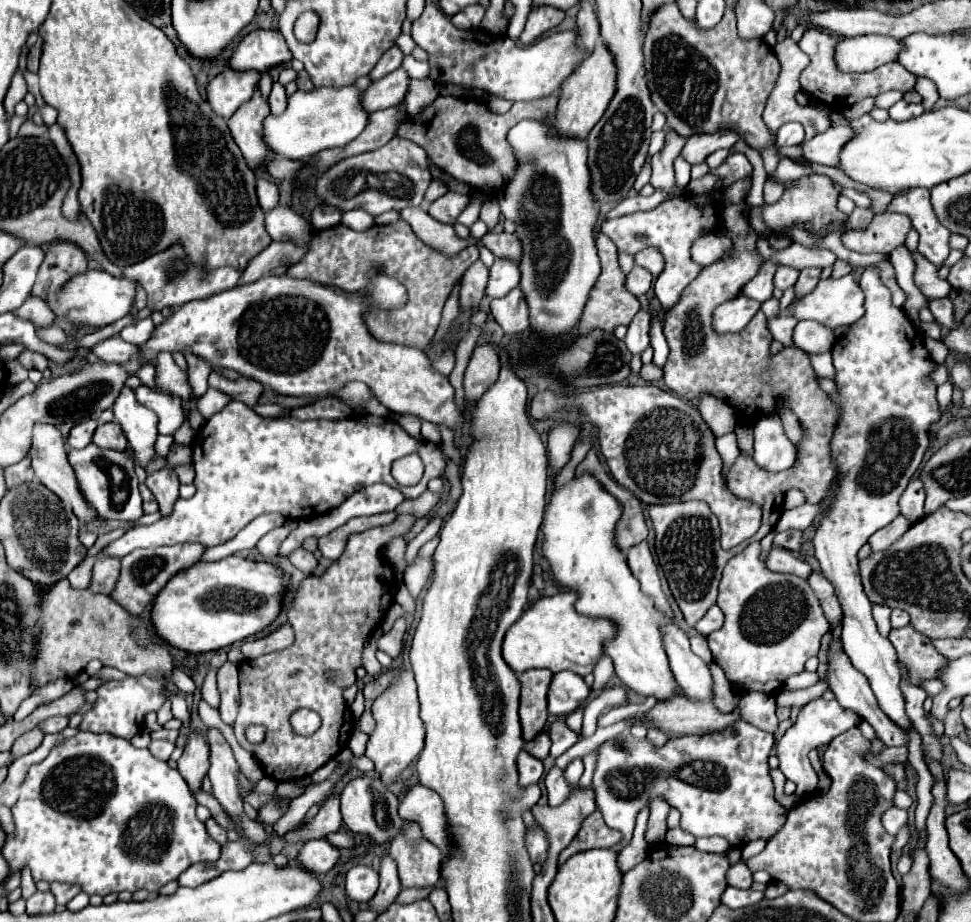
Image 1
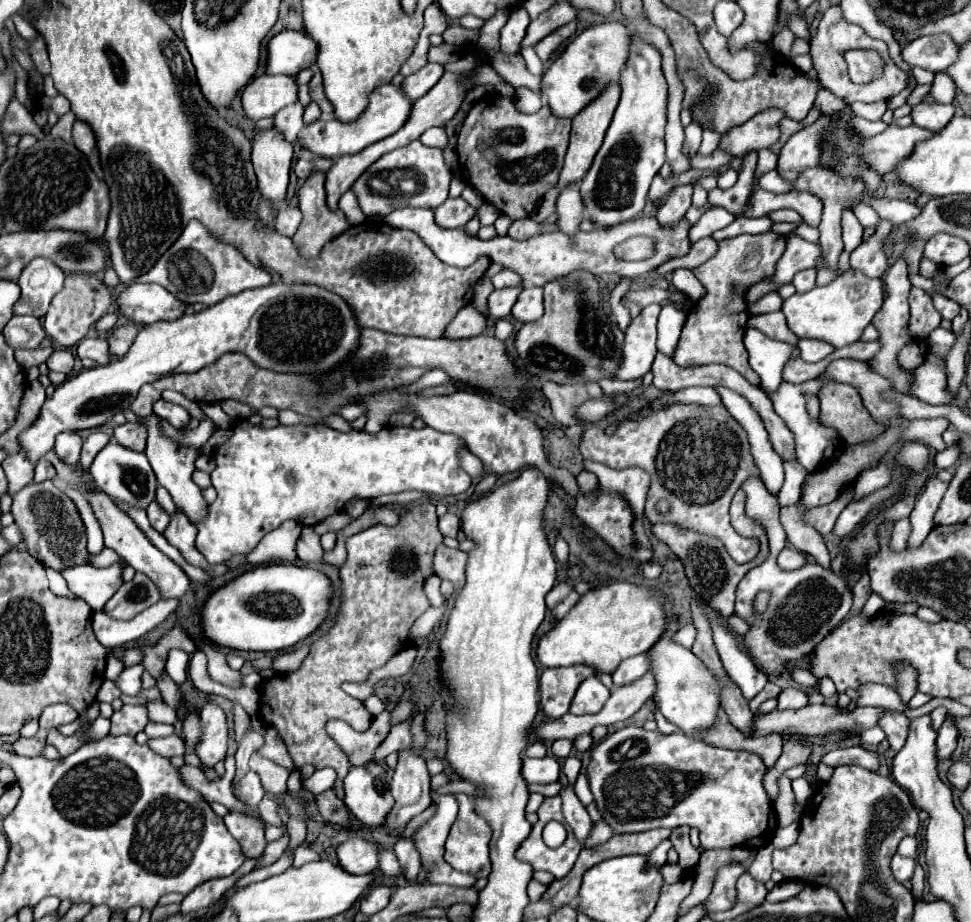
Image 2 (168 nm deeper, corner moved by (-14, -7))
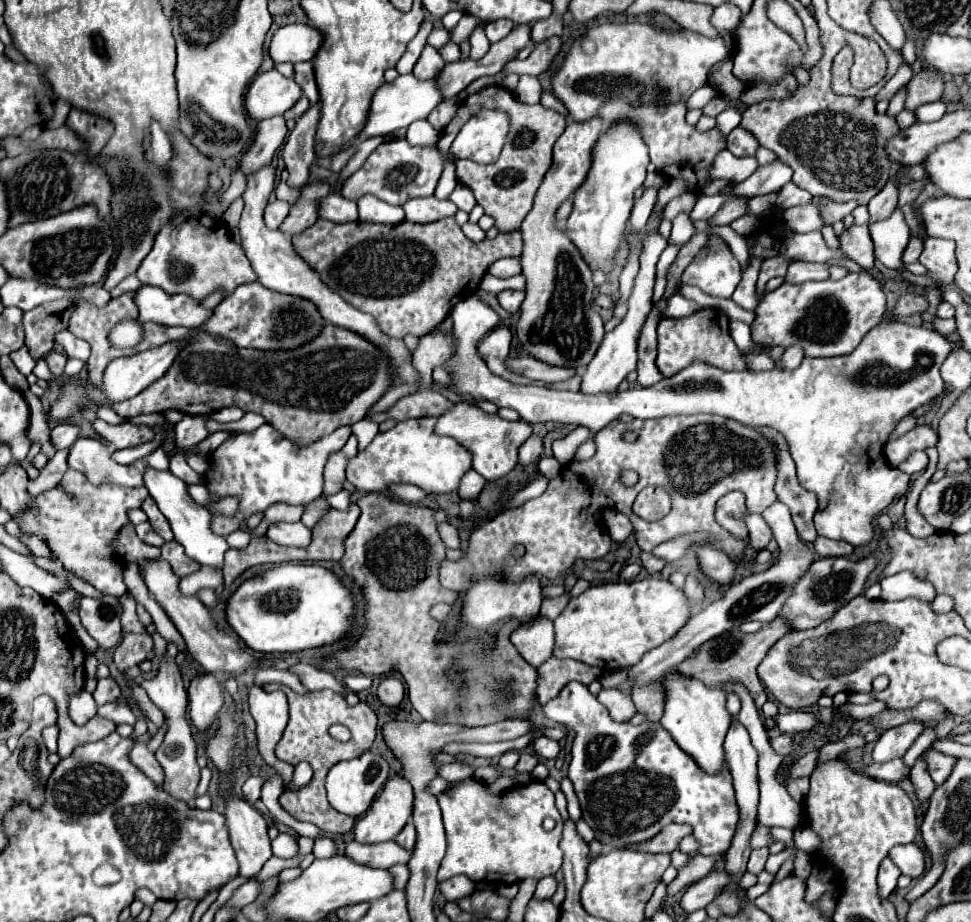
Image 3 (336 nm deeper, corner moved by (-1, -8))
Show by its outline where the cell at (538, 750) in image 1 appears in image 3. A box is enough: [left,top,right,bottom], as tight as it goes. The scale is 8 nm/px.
[533,736,561,758]

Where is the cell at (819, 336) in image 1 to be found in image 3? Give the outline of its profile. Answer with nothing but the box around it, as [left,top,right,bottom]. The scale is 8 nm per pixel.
[781,346,805,370]

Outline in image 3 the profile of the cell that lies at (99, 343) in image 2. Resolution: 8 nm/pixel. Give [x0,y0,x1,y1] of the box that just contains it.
[55,330,91,362]

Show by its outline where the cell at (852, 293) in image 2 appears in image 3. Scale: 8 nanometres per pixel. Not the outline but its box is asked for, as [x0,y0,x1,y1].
[751,272,885,356]

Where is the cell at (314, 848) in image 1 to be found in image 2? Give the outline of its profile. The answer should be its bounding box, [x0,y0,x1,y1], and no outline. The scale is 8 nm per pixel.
[338,839,378,873]

